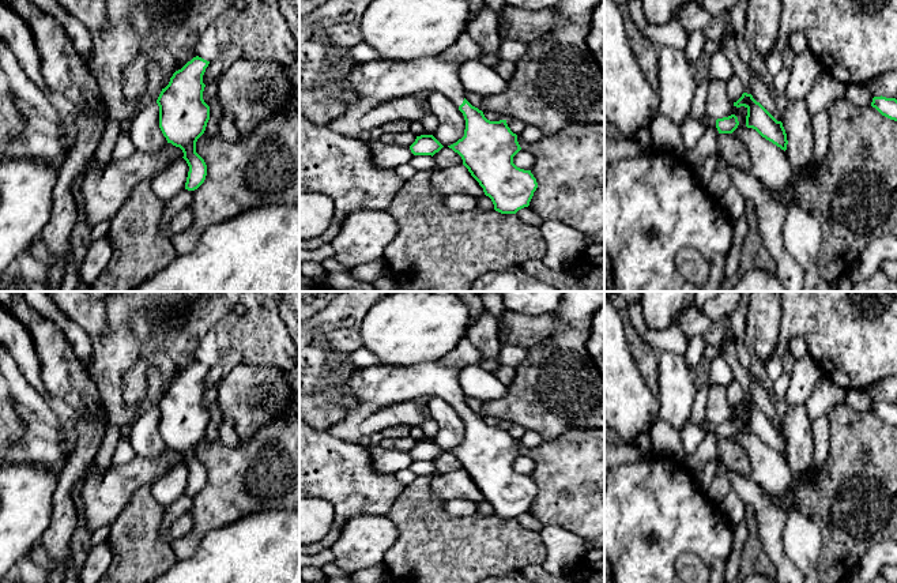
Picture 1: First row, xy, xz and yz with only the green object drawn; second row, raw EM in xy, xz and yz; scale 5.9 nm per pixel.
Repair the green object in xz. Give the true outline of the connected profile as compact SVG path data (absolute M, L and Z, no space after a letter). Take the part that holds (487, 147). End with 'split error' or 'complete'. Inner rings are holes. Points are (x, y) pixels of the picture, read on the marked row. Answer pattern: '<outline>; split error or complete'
M438 56L406 61L376 59L358 64L336 89L348 98L378 104L422 91L445 94L466 120L464 136L448 147L461 157L495 211L516 214L529 206L538 188L536 178L531 170L513 163L521 147L506 120L490 121L466 99L459 78L460 64Z; split error

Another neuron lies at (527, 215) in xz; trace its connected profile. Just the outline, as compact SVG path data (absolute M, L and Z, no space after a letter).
M529 206L519 210L516 215L521 222L539 227L543 223L543 218L538 215Z

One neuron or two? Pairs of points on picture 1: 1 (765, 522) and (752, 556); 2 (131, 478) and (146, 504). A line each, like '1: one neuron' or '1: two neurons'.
1: two neurons
2: two neurons

